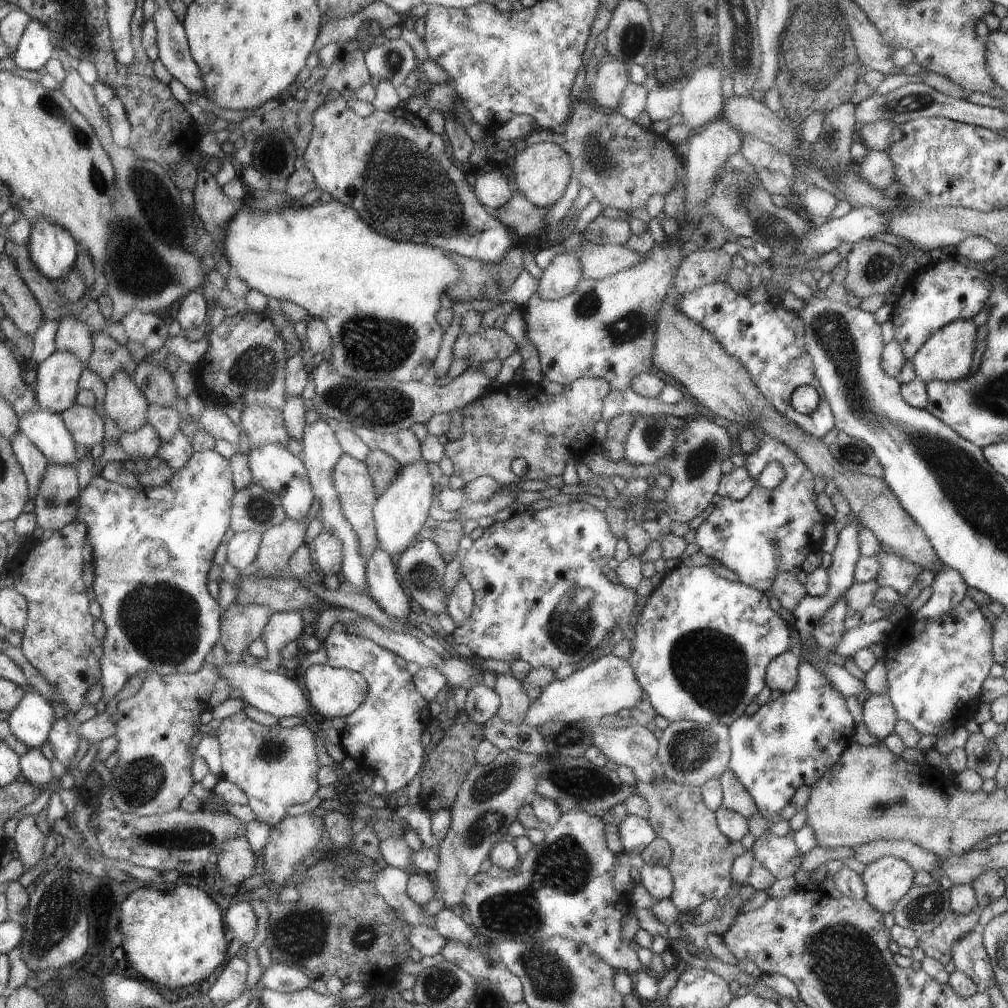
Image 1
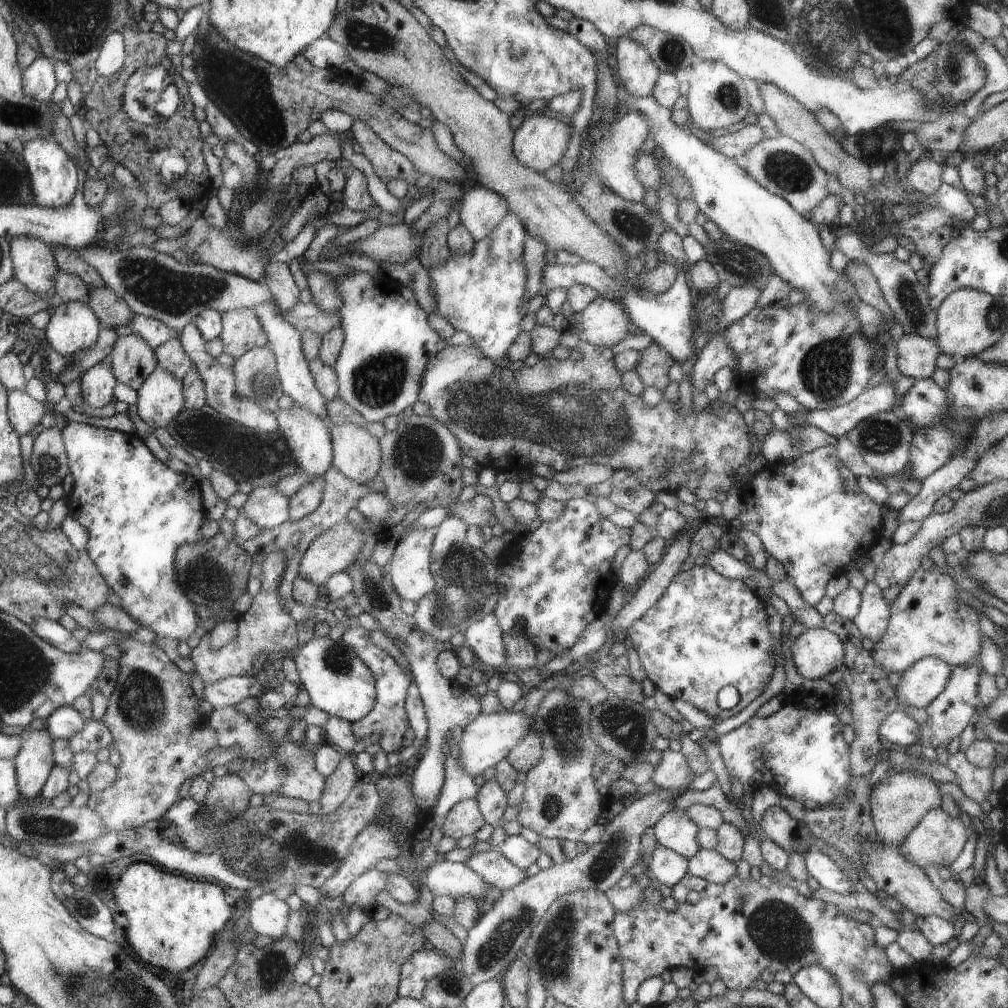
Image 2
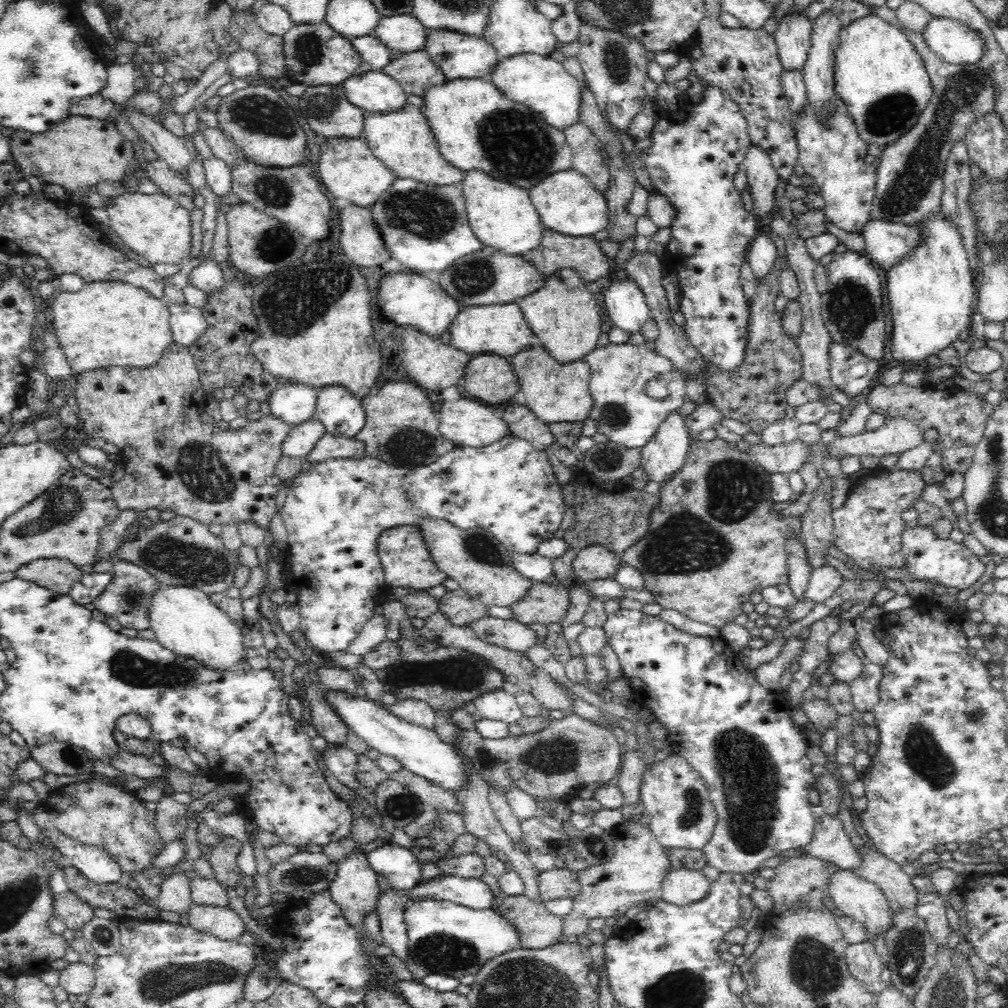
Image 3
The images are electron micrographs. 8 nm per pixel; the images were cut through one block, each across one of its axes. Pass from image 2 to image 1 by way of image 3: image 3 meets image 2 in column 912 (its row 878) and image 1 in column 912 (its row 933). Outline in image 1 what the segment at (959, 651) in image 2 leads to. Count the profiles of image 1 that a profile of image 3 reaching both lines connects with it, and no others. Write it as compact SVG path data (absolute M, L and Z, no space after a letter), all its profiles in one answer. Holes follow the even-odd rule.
M878 552L876 558L882 566L878 576L874 578L876 584L889 585L901 593L906 593L918 581L918 570L910 561L902 561L902 558L888 552Z

